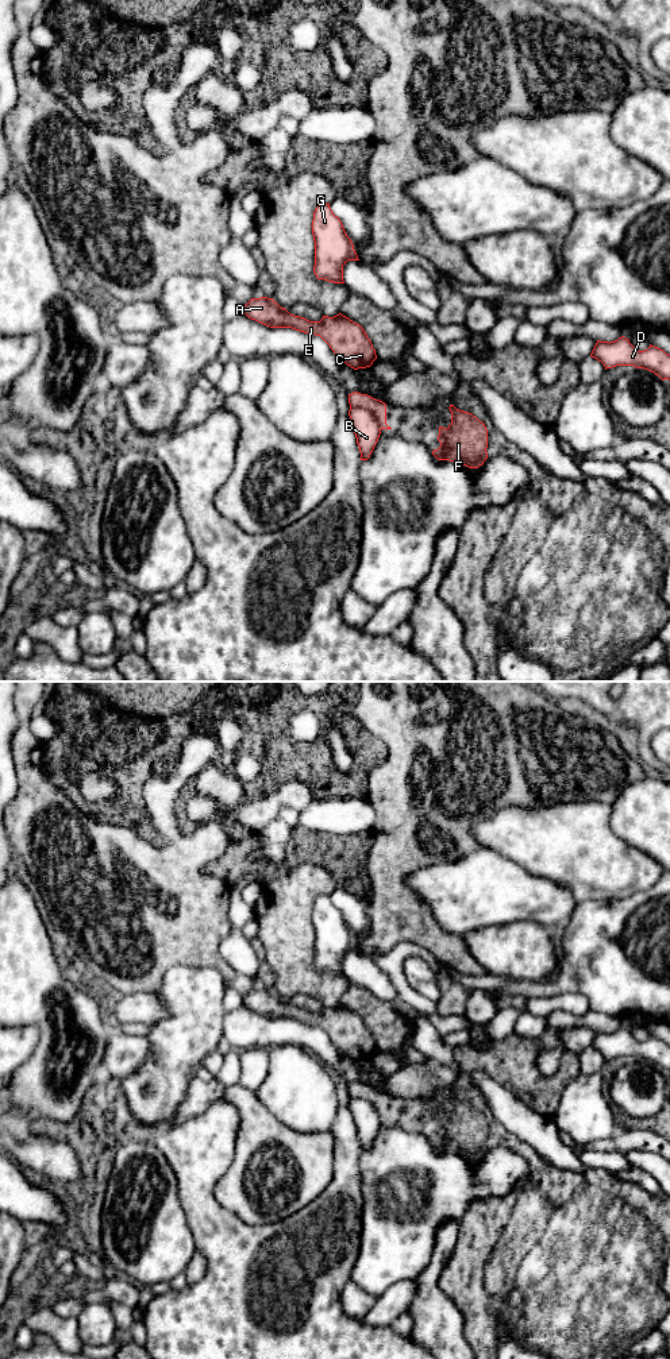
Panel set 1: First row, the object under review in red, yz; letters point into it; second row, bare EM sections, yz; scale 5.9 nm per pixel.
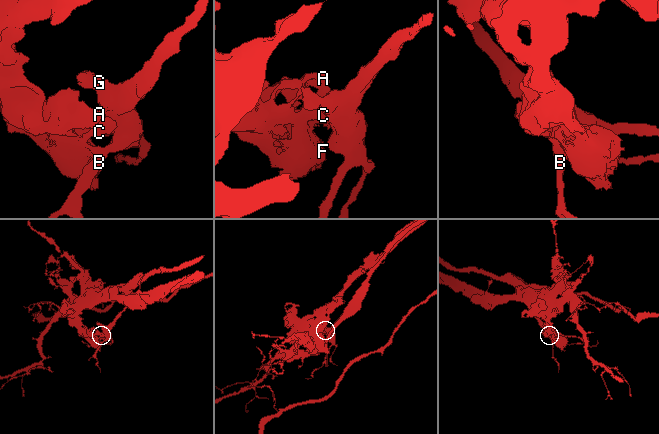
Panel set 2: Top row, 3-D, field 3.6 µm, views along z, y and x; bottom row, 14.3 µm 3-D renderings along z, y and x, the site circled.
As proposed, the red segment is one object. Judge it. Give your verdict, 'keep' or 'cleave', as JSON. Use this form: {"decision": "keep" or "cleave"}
{"decision": "cleave"}

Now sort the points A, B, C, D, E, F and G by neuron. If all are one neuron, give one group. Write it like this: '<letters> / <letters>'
A C E F / B D G

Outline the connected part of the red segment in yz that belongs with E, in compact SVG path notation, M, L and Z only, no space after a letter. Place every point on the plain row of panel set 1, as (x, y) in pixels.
M251 989L243 996L243 1005L270 1019L292 1019L320 1027L335 1047L354 1061L366 1059L377 1050L376 1041L363 1019L342 1004L320 1012L290 1005L273 989Z

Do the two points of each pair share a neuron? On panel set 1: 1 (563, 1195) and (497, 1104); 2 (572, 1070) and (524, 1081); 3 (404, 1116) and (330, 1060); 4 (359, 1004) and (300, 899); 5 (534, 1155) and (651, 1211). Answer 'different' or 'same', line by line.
1: different
2: same
3: different
4: same
5: same

